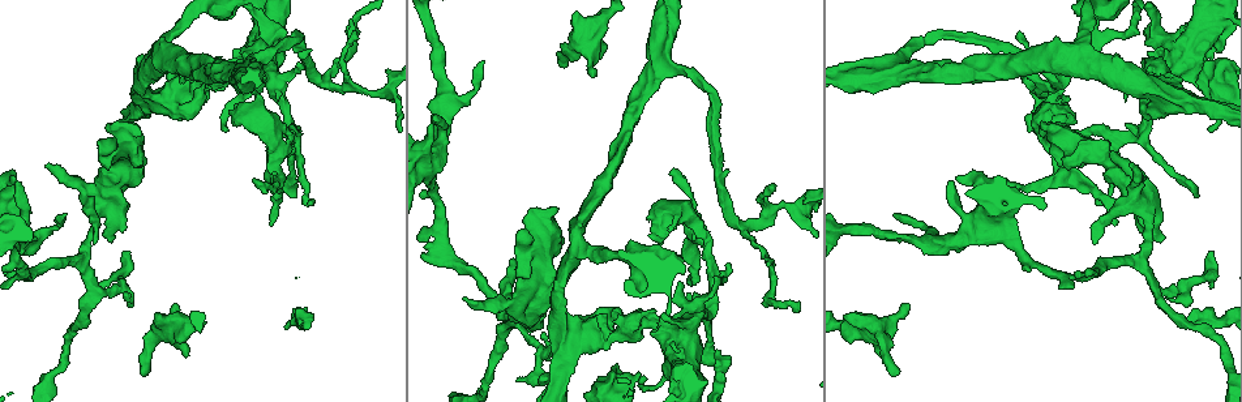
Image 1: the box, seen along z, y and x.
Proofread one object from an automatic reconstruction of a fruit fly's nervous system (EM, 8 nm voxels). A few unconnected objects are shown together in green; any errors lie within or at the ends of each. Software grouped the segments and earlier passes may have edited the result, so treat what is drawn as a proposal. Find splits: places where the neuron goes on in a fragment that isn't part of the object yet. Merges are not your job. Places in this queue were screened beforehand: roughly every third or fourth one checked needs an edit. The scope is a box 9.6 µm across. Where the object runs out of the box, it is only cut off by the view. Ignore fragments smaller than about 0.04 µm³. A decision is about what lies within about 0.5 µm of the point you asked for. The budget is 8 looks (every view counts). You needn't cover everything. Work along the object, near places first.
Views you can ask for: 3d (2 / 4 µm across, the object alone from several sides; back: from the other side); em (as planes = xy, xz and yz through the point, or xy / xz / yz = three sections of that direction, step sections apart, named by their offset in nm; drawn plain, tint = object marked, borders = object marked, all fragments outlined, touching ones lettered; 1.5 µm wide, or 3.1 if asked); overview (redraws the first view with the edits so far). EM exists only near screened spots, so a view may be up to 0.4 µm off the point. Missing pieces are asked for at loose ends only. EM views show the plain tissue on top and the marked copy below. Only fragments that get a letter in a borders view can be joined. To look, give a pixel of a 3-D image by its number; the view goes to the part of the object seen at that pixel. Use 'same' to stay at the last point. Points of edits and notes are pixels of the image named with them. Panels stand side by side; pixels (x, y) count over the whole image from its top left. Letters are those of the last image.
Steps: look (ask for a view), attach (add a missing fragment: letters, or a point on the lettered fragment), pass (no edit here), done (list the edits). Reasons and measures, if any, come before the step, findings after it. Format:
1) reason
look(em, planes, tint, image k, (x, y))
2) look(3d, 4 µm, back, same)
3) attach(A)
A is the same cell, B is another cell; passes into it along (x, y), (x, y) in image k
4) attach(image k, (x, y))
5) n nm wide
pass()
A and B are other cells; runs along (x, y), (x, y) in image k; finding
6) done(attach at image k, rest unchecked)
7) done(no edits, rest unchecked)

branch stops here
look(3d, 2 µm, image 1, (564, 66))

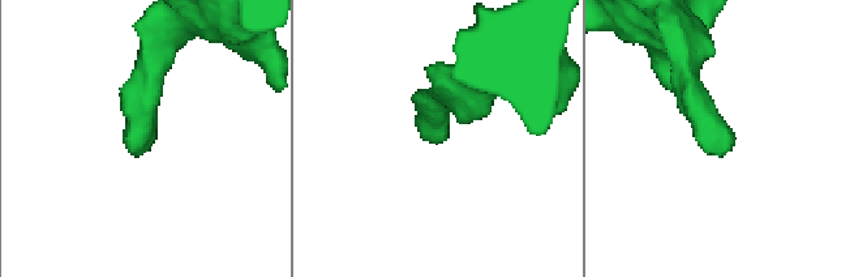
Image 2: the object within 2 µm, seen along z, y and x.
shape alone is not enough
look(em, planes, borders, image 2, (437, 130))

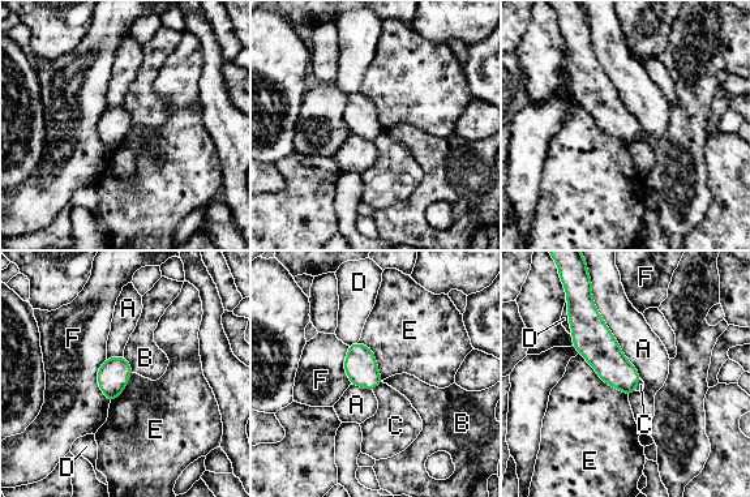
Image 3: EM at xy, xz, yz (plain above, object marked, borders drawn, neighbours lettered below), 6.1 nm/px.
pass()
A, B, C, D, E and F are other cells; border along (579, 352), (605, 382), (628, 395) in image 3; no lettered fragment goes on from it

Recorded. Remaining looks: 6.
branch stops here
look(3d, 2 µm, image 1, (161, 313))

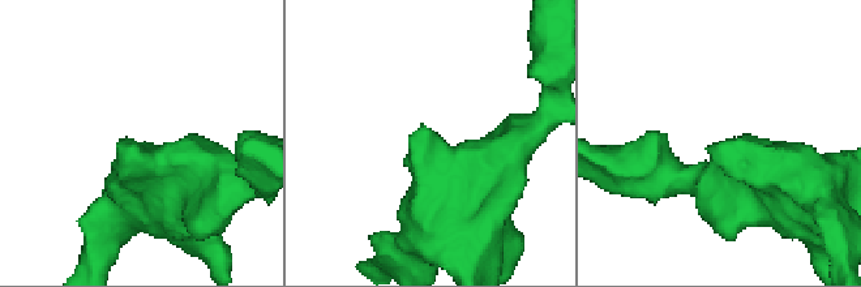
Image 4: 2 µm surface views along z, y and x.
shape alone is not enough
look(em, planes, borders, image 4, (428, 132))

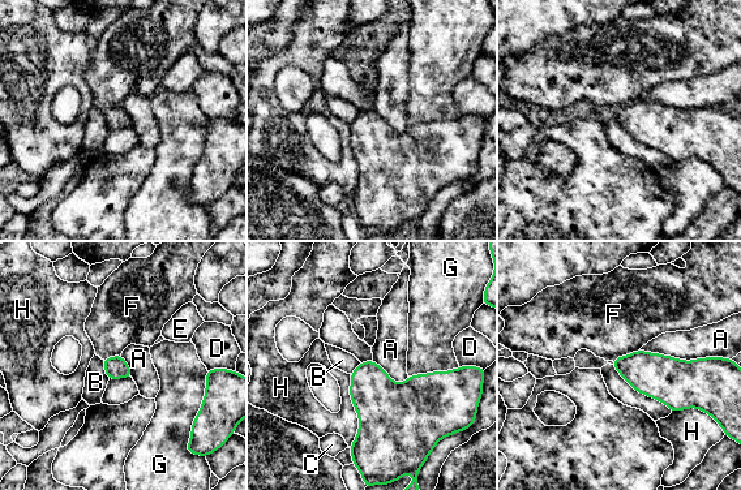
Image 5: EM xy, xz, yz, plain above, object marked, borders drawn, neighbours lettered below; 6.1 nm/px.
A touches over 460 nm
pass()
A, B, C, D, E, F, G and H are other cells; border along (639, 349), (684, 360), (712, 357) in image 5; no lettered fragment goes on from it

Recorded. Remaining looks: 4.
tapers out
look(3d, 2 µm, image 1, (310, 202))

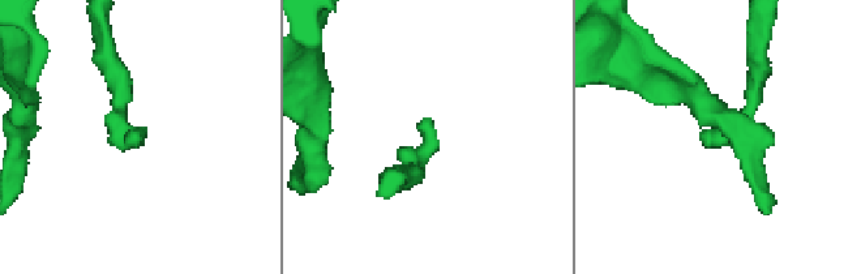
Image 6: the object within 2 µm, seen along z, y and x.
need the tissue
look(em, xy, step 8, tint, image 6, (125, 142))

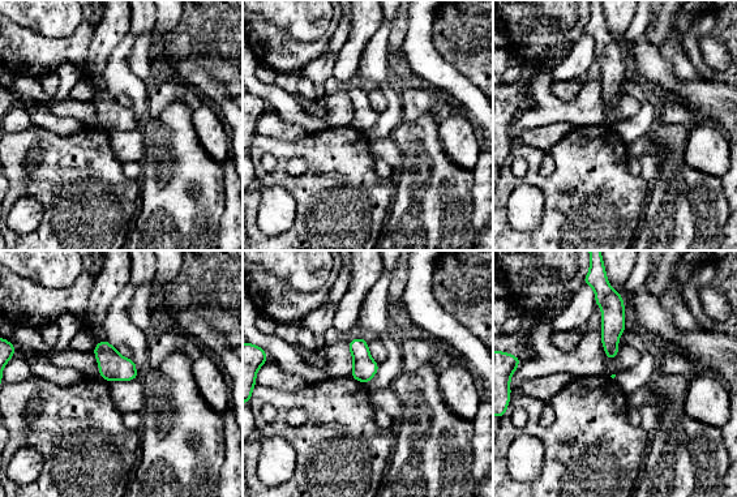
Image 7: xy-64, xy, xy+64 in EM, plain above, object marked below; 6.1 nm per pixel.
look(em, planes, borders, same)

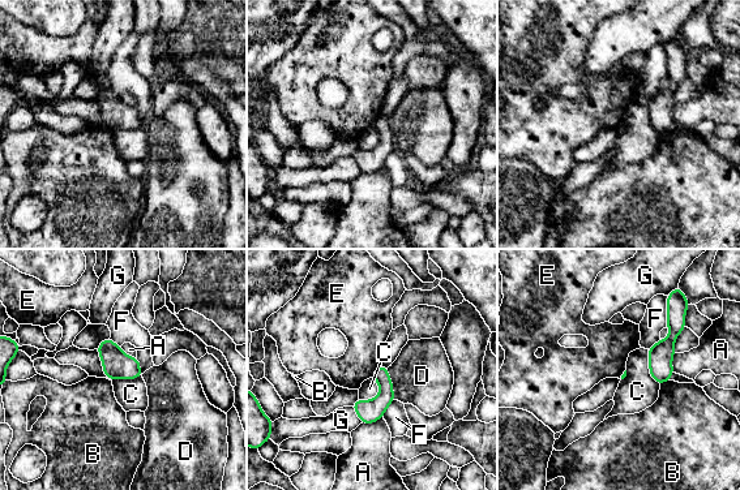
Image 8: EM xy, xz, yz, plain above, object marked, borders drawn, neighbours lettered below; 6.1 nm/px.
pass()
A, B, C, D, E, F and G are other cells; no lettered fragment goes on from it

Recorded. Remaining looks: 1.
done(no edits, rest unchecked)

